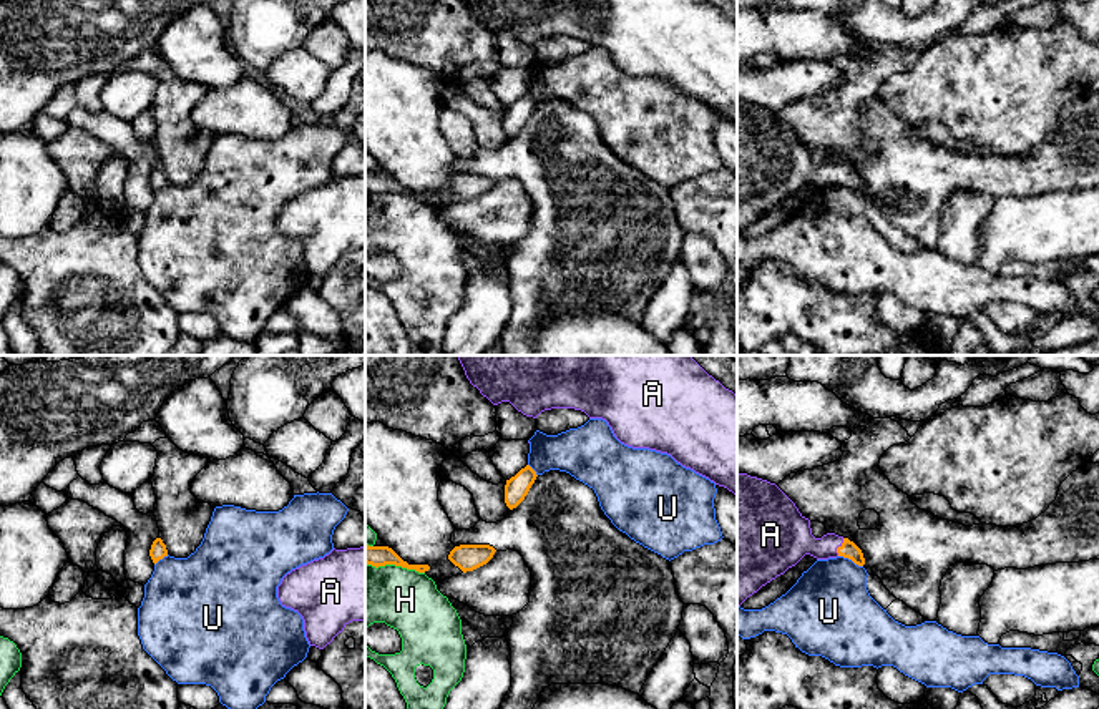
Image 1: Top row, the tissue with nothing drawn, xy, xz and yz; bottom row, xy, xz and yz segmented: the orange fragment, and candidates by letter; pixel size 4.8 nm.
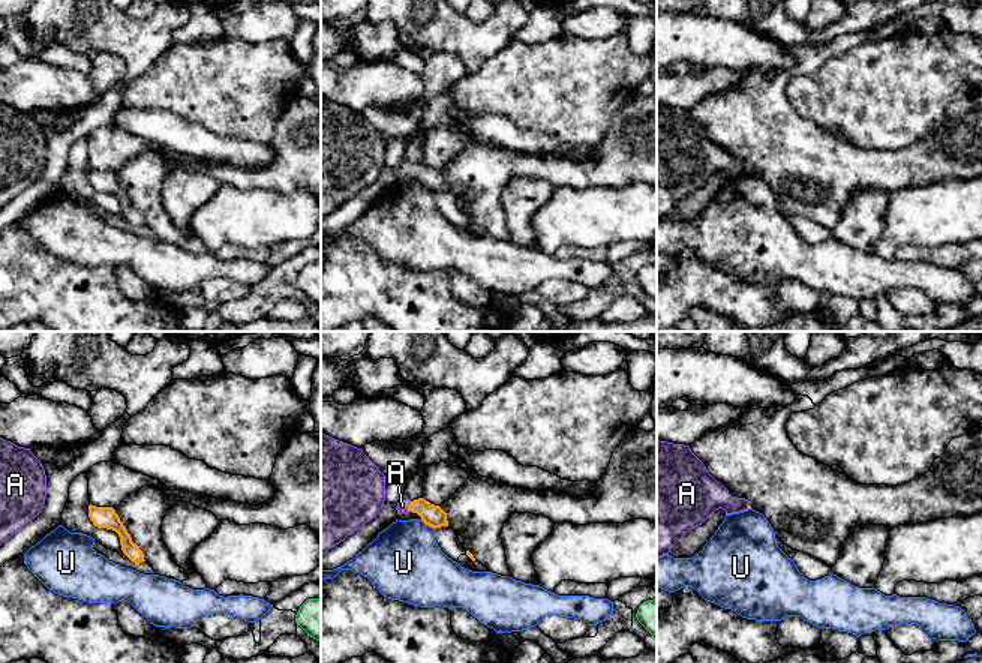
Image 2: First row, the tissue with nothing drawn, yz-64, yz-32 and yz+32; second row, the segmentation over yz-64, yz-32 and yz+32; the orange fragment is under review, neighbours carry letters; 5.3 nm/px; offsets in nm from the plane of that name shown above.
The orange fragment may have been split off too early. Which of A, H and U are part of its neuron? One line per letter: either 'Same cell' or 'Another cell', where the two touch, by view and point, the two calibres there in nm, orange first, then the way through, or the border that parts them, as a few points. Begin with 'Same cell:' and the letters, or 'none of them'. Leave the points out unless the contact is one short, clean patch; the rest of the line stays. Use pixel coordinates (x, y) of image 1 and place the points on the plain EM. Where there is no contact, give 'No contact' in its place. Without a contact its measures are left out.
Same cell: A
A: Same cell. Touches orange at yz (839, 175). Thickness 80 nm (orange) against 220 nm. Path across: yz (849, 178), (839, 175), (812, 175), (789, 165)
H: Another cell. Touches orange at xz (395, 193). Thickness 100 nm (orange) against 300 nm
U: Another cell. Touches orange at yz (850, 186). Thickness 80 nm (orange) against 400 nm. Boundary: yz (839, 183), (862, 195)

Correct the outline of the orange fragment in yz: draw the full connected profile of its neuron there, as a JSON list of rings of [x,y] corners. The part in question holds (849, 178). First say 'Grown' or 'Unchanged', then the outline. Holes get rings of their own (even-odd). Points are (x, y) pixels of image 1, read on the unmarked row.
Grown. [[[737,100],[737,236],[805,183],[817,188],[843,184],[858,194],[865,193],[862,178],[848,166],[835,161],[815,166],[810,148],[775,111]]]

